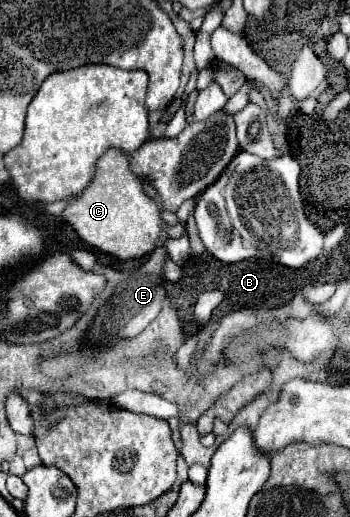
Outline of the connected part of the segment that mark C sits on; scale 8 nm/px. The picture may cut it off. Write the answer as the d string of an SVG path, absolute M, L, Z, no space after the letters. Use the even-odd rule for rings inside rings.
M110 148L100 158L94 180L84 190L82 198L62 212L62 218L74 226L84 242L120 260L142 258L156 248L158 238L178 238L184 232L182 224L164 224L158 204L144 192L140 178L130 168L130 156L118 148Z

